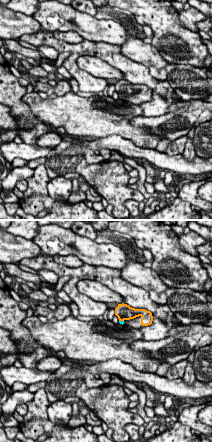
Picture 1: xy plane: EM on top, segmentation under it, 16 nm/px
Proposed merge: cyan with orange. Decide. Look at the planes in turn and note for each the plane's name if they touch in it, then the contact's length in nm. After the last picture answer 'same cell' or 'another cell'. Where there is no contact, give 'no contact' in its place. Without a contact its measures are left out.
contact in xy; length 80 nm

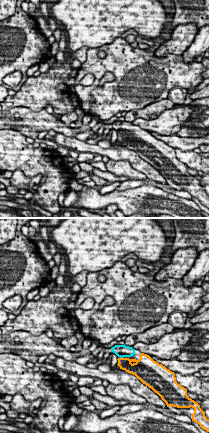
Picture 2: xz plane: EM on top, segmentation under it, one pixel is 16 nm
contact in xz; length 50 nm

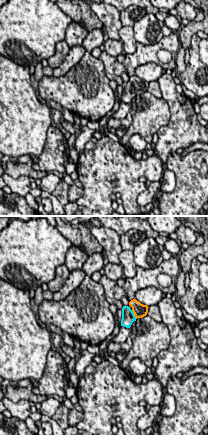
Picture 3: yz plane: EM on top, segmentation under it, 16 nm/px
contact in yz; length 170 nm

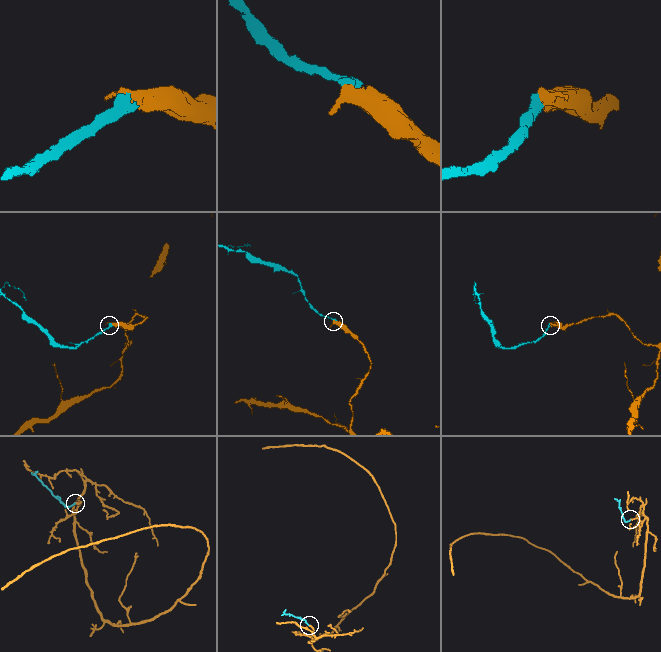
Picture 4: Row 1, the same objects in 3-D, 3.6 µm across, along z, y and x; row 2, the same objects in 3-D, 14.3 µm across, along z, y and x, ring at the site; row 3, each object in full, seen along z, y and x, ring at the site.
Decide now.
same cell

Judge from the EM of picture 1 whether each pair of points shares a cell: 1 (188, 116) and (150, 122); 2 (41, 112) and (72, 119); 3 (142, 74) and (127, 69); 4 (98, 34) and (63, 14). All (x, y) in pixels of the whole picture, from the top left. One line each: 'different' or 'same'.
1: same
2: same
3: same
4: same

